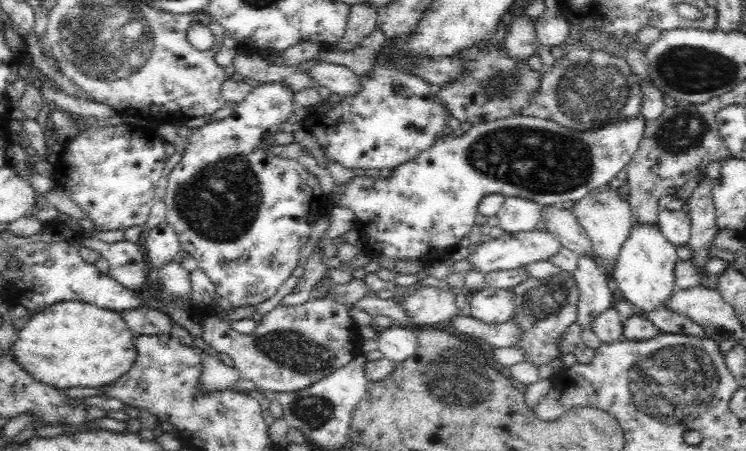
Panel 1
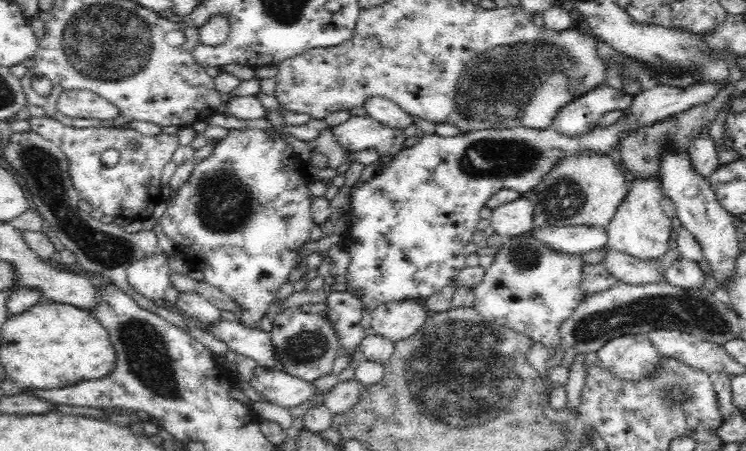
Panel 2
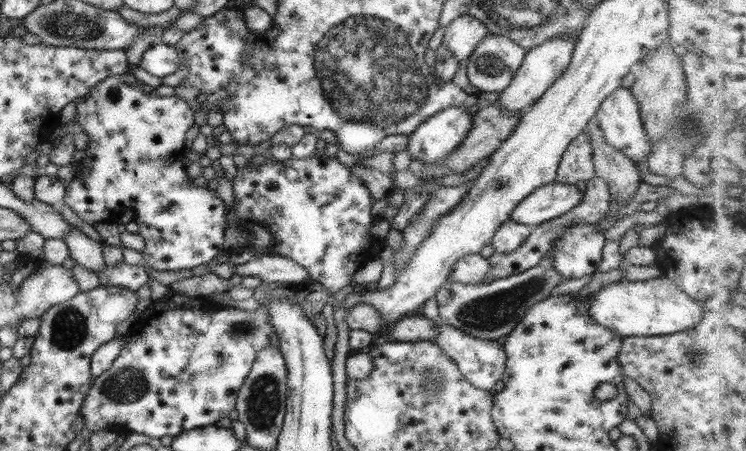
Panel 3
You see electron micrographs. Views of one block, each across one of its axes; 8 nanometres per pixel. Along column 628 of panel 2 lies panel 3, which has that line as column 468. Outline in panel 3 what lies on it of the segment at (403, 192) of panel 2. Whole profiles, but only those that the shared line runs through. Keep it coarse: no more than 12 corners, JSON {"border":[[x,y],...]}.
{"border":[[449,106],[408,135],[417,162],[444,159],[465,138],[472,114]]}

